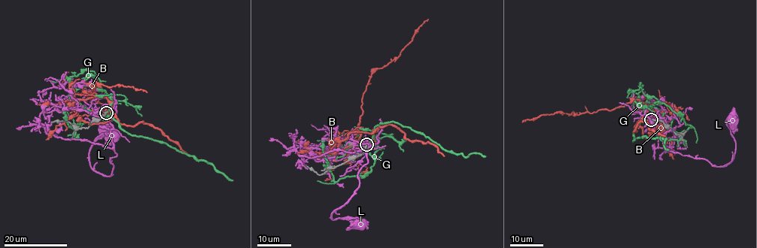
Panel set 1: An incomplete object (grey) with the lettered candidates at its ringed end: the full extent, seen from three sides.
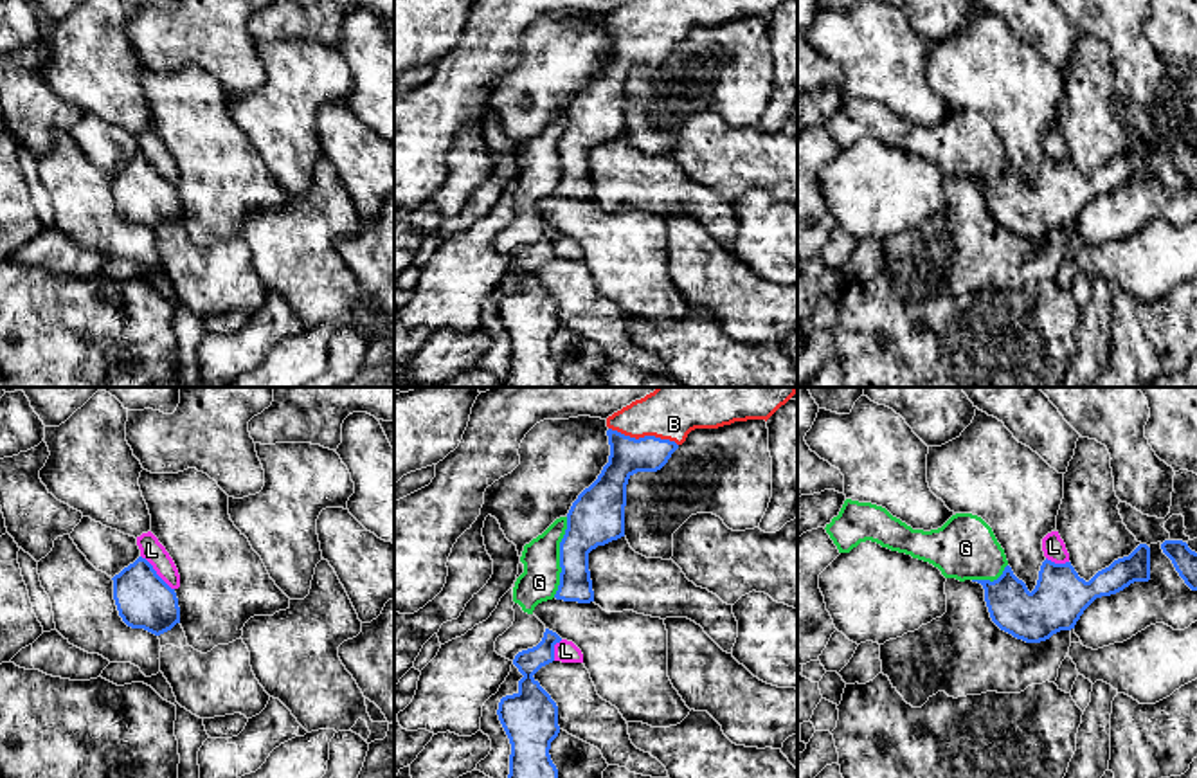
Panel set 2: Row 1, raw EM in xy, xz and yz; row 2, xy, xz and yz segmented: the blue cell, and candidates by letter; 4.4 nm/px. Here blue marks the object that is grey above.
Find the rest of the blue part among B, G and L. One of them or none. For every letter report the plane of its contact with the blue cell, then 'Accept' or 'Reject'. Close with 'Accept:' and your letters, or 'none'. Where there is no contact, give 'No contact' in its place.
B: Touches blue in xz. Accept
G: Touches blue in xz. Reject
L: Touches blue in xy. Reject
Accept: B

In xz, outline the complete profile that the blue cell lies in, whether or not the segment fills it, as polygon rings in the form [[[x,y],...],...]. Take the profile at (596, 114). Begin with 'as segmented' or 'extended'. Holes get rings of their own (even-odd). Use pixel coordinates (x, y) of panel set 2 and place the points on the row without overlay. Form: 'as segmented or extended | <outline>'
extended | [[[630,0],[607,14],[608,59],[585,85],[567,110],[567,126],[560,139],[560,182],[556,196],[594,198],[589,149],[625,133],[626,81],[637,68],[661,67],[695,25],[718,25],[734,18],[769,16],[785,0]]]

